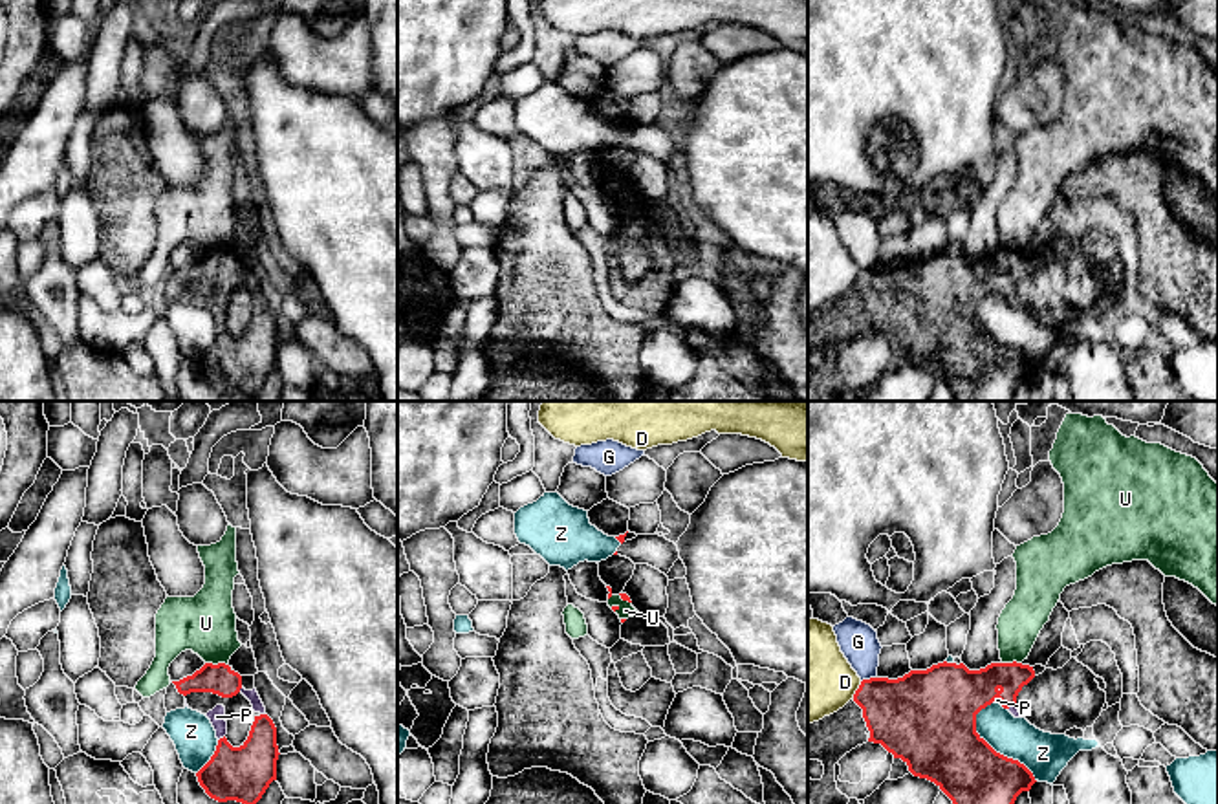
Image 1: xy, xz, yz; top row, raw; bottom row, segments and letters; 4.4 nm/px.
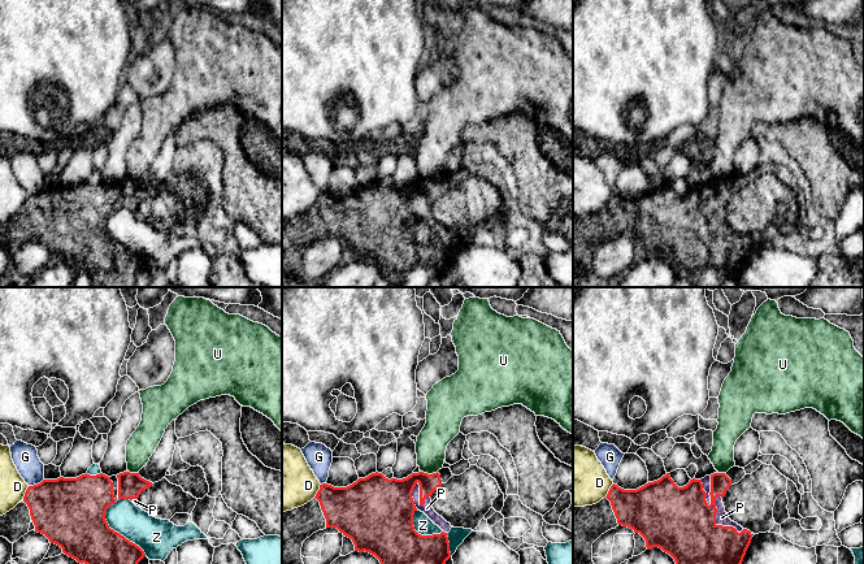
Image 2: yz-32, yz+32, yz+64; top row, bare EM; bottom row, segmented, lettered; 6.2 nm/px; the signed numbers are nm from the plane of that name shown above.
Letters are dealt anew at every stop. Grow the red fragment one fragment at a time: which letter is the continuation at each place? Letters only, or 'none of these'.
P

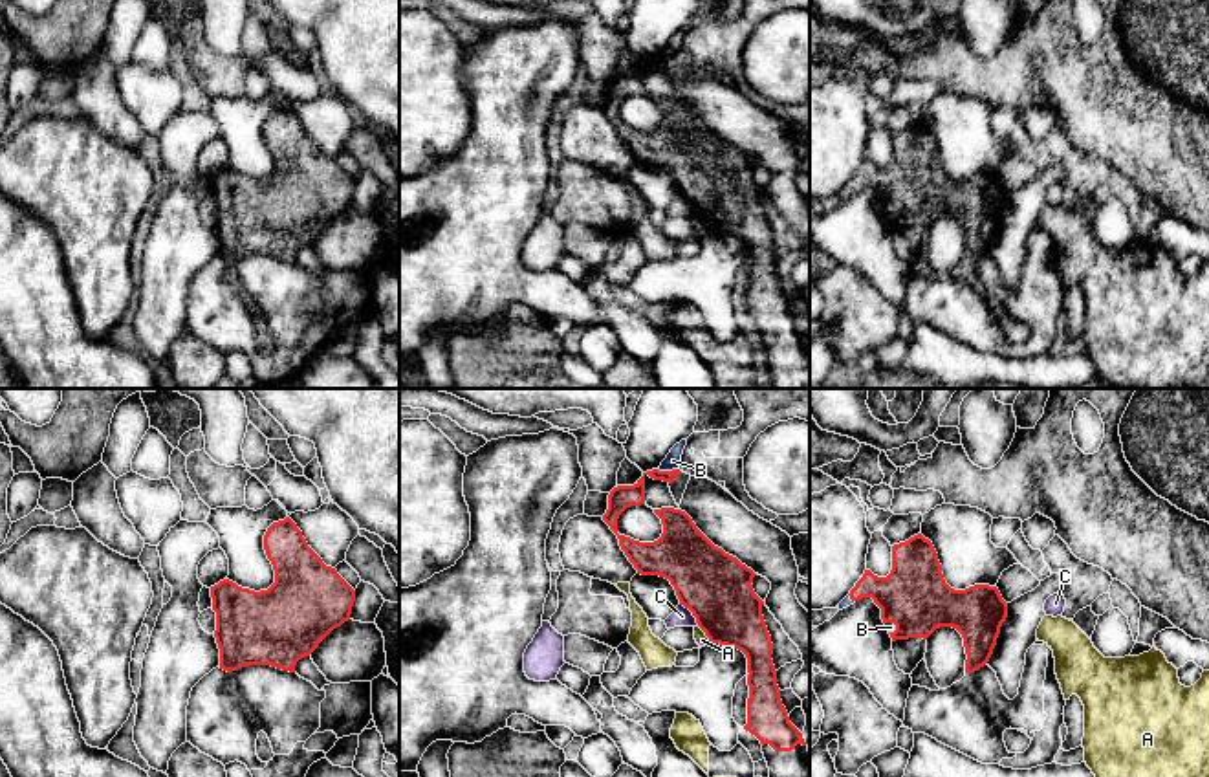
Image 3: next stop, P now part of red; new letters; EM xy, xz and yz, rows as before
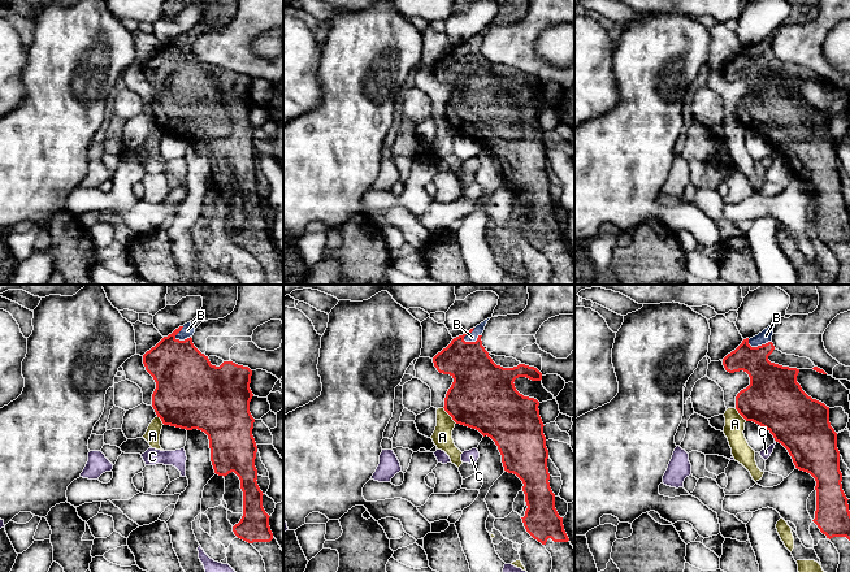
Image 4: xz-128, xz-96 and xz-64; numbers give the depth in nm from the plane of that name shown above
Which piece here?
B

